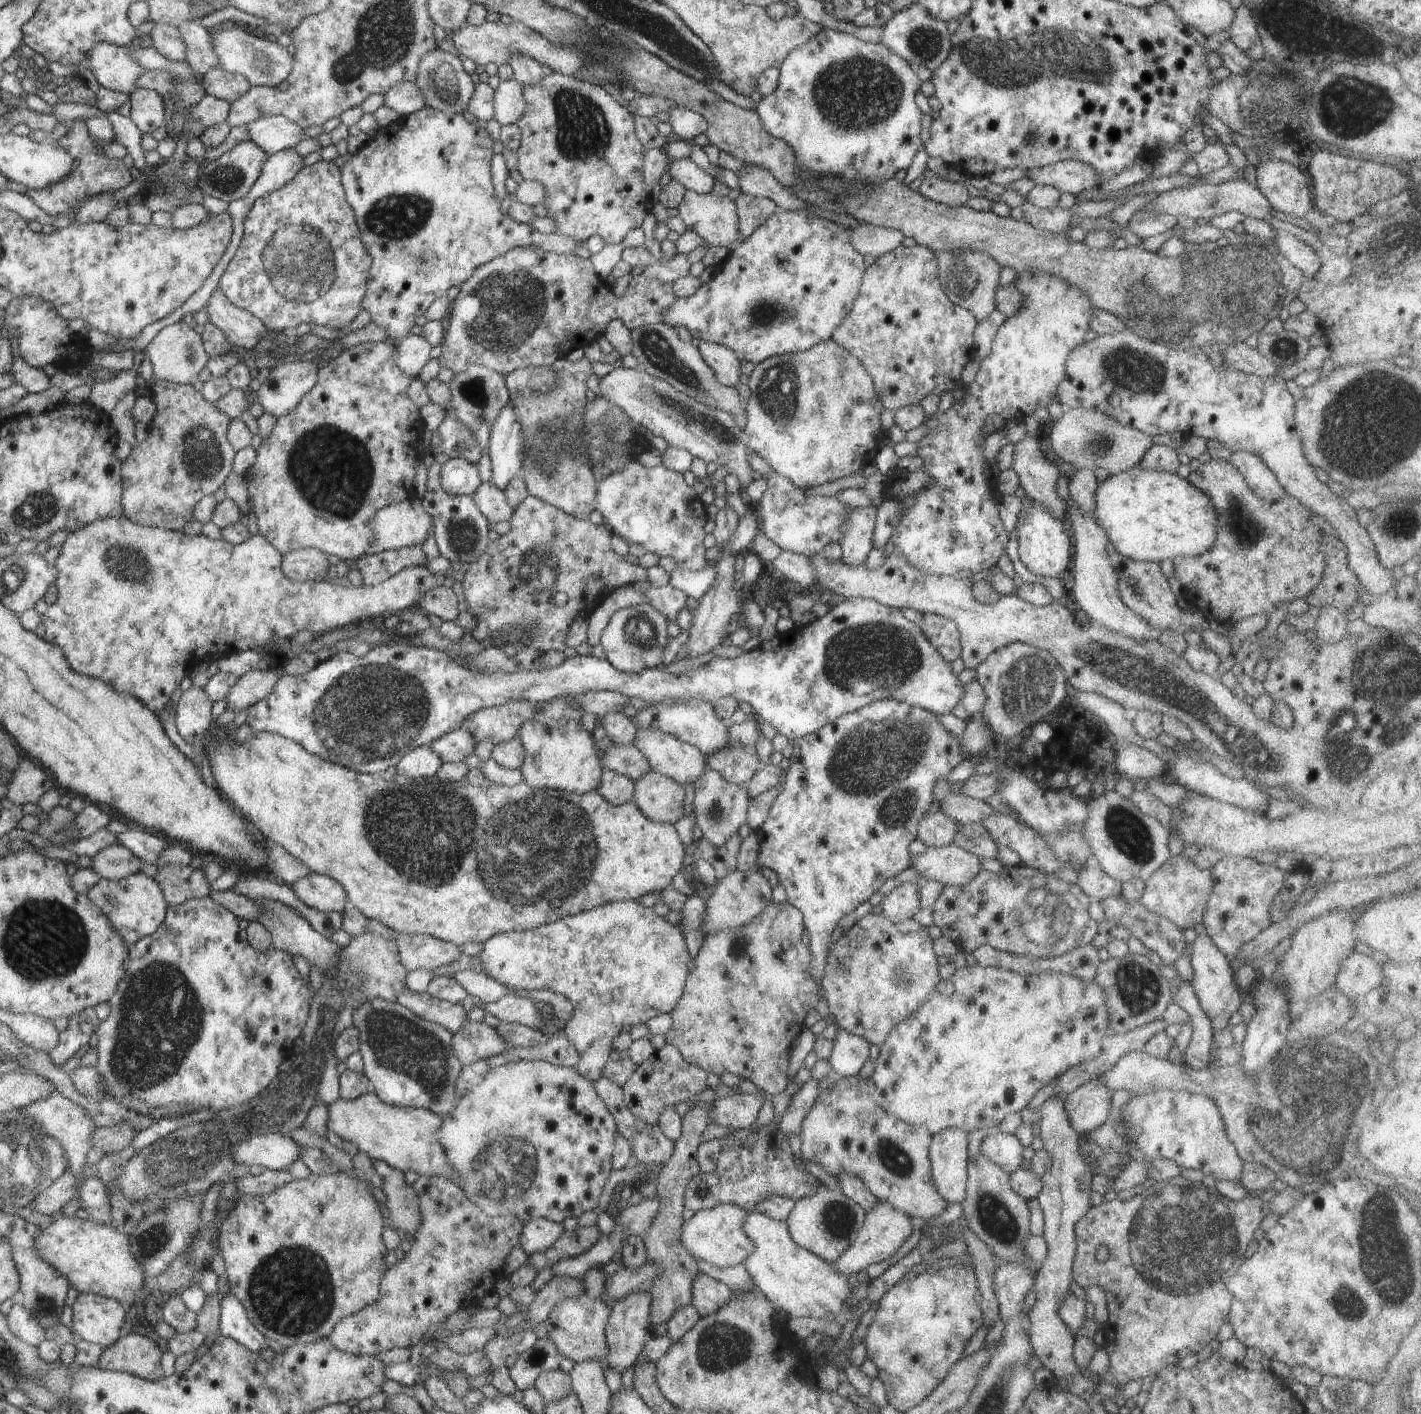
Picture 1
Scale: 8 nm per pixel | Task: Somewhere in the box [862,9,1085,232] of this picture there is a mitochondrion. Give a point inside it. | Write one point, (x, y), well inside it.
(1033, 66)

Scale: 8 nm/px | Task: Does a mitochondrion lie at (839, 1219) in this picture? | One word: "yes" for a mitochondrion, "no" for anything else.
yes

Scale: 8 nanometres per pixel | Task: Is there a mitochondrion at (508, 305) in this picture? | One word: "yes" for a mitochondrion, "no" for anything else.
yes

